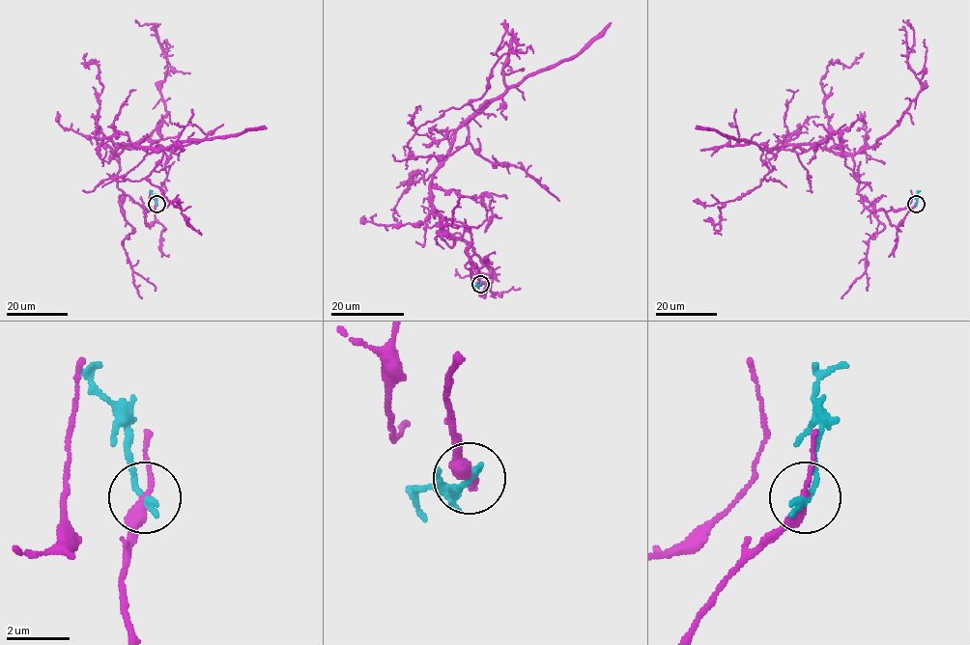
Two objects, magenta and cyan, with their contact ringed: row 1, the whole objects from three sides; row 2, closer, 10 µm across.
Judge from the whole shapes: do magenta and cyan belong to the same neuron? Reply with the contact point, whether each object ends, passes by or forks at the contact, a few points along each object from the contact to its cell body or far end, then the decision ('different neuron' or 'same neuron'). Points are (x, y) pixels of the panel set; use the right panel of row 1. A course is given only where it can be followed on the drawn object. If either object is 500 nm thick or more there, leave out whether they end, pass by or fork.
(916, 204) | magenta passes by | cyan ends | magenta via (916, 204), (893, 225), (863, 205), (852, 157), (788, 144), (763, 150), (769, 169), (720, 210), (721, 235) | cyan via (916, 204), (920, 190) | different neuron

